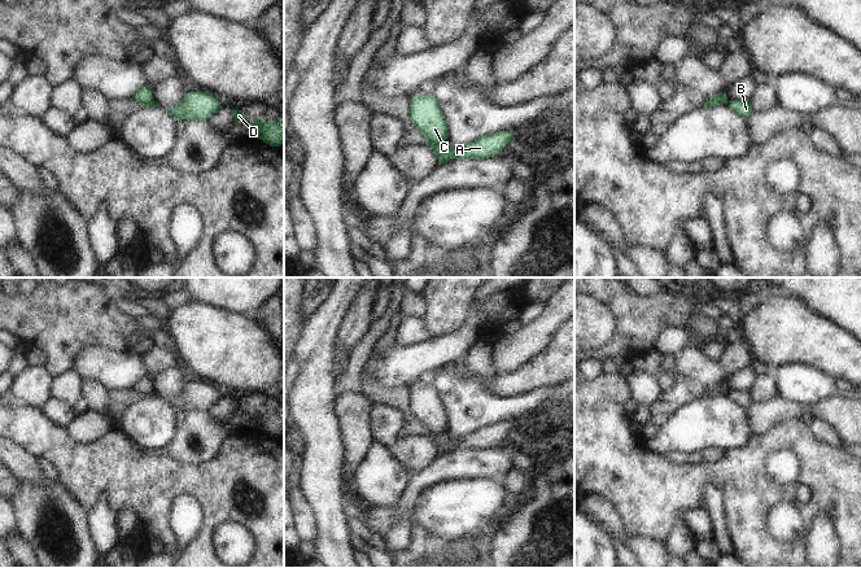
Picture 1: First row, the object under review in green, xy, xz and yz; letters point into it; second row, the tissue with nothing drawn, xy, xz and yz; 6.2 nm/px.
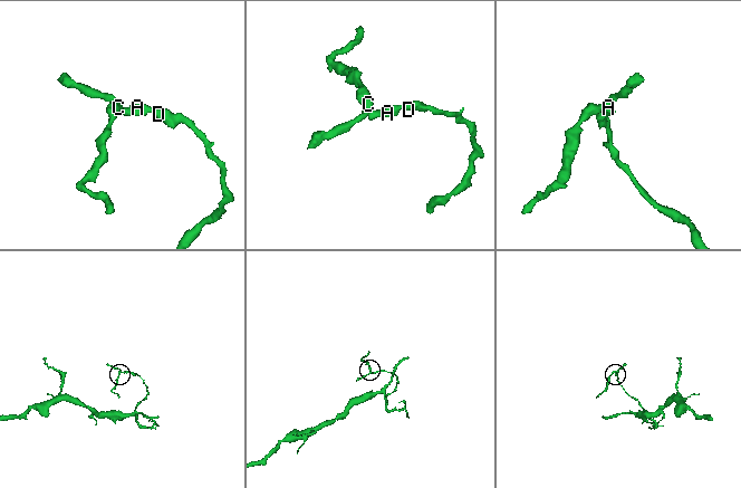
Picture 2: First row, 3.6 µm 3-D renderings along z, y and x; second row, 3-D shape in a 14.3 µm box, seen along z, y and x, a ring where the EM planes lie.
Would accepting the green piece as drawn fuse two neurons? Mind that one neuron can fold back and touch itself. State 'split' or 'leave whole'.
split

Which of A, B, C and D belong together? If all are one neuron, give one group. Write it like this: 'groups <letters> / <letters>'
groups A B D / C

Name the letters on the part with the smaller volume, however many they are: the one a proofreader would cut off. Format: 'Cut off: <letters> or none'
Cut off: C

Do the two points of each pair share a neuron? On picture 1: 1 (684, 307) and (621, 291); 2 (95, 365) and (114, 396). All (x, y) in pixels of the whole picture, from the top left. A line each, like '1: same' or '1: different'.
1: same
2: different

